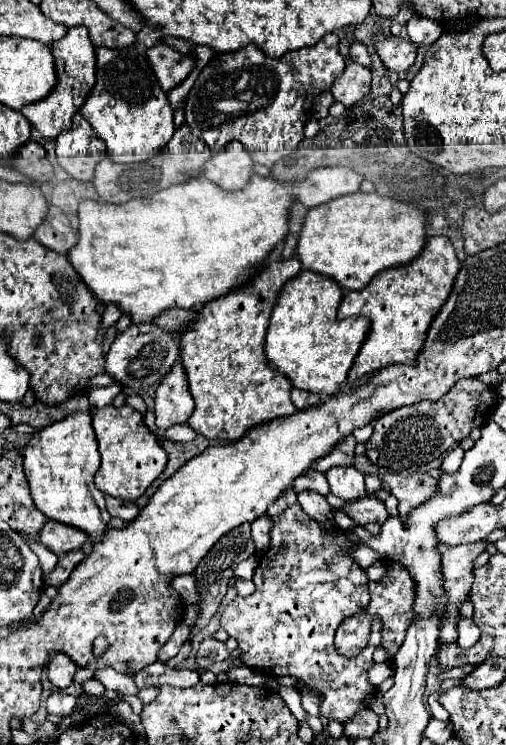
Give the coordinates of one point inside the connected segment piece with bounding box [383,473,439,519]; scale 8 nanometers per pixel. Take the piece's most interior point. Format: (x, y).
(411, 492)

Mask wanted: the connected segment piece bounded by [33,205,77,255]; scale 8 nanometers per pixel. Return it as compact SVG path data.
M55 205L49 207L49 211L45 215L45 221L37 227L33 237L41 245L45 245L45 247L49 247L57 253L63 253L63 255L67 255L69 249L75 247L75 243L77 243L77 235L73 231L67 215Z

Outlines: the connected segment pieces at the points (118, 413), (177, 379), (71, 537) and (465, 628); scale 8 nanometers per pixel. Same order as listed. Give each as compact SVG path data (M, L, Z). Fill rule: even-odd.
M113 405L103 409L89 409L91 425L99 443L101 469L95 475L95 485L105 495L135 501L145 489L163 473L167 465L167 453L159 445L157 437L147 429L143 415L129 405L115 409Z
M177 363L173 371L161 381L155 395L155 425L157 429L169 429L179 423L187 423L195 409L189 393L189 383L183 367Z
M47 521L43 525L43 529L39 531L39 541L55 555L69 553L69 551L81 549L83 545L91 543L91 539L87 539L87 535L83 535L83 531L75 531L75 527L67 527L67 525L55 523L55 521Z
M465 617L459 619L457 631L459 631L459 641L457 643L463 649L469 649L471 645L475 645L481 637L481 629L477 629L477 625L471 619L465 619Z

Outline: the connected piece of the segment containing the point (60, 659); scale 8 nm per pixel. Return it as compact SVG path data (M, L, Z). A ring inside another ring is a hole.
M53 655L47 665L47 679L57 689L67 689L73 683L73 675L77 671L77 665L67 659L67 655Z

